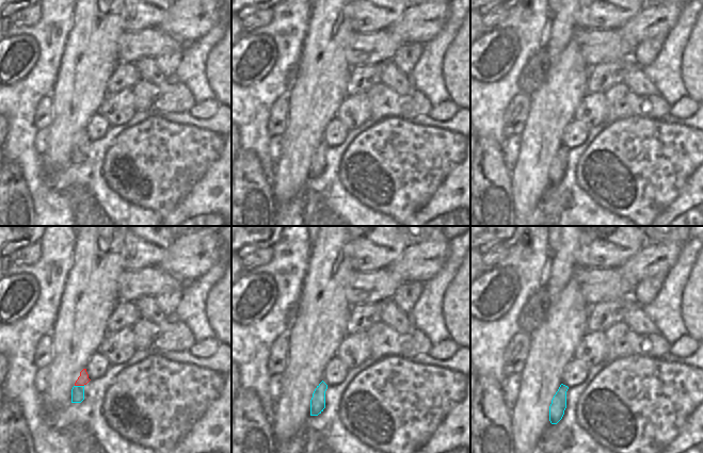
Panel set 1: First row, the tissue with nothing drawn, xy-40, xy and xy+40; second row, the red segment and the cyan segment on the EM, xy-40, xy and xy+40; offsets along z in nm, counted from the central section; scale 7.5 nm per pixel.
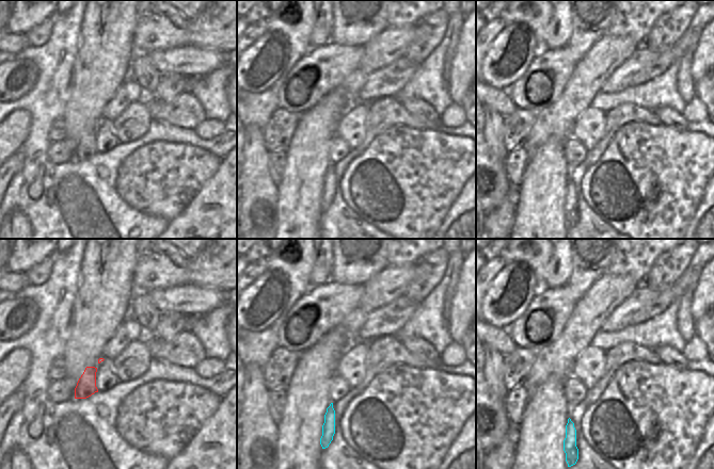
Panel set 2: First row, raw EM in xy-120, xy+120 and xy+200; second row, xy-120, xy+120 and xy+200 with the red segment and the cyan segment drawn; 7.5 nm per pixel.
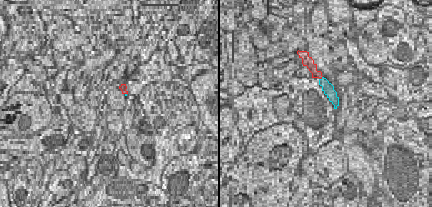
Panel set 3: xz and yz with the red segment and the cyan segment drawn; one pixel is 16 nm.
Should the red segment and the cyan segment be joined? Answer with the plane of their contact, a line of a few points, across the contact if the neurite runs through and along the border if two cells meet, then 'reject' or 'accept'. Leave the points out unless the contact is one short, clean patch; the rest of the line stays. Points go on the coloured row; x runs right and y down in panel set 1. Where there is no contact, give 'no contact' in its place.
xy-40 | xy-40 (83, 378), (79, 385), (78, 391) | accept

